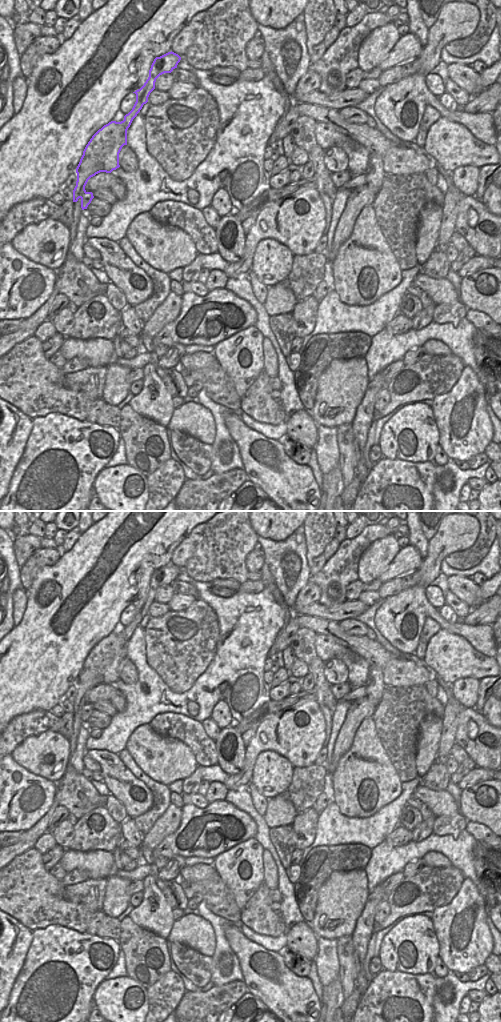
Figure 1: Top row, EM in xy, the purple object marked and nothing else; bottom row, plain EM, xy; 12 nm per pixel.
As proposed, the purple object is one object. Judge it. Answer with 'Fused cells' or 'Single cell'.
Fused cells.

